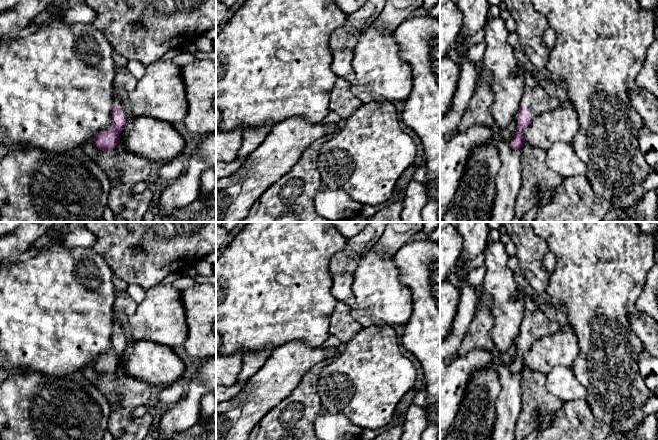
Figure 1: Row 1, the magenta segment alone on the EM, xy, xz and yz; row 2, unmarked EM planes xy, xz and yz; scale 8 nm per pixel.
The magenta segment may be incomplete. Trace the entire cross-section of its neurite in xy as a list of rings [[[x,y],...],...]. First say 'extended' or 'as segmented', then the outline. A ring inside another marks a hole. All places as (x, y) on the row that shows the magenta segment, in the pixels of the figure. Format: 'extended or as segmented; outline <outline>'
extended; outline [[[113,99],[112,125],[101,130],[94,139],[98,150],[111,150],[120,143],[119,135],[126,124],[126,107],[121,99]]]

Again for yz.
extended; outline [[[527,82],[524,89],[524,96],[521,100],[517,117],[517,132],[511,140],[512,149],[521,150],[525,144],[524,129],[529,126],[533,118],[546,111],[558,108],[560,101],[550,96],[541,86]]]

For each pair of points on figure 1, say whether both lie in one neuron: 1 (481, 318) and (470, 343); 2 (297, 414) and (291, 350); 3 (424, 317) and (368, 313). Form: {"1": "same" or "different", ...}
{"1": "same", "2": "different", "3": "different"}

